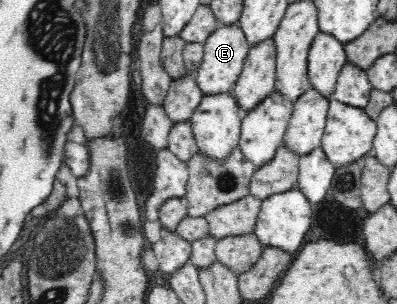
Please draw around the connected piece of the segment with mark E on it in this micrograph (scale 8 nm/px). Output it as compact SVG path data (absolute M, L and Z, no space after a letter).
M220 24L219 28L206 39L203 45L203 60L195 76L197 86L200 87L204 96L218 95L230 91L233 84L239 79L251 47L244 32L240 29L240 24Z

